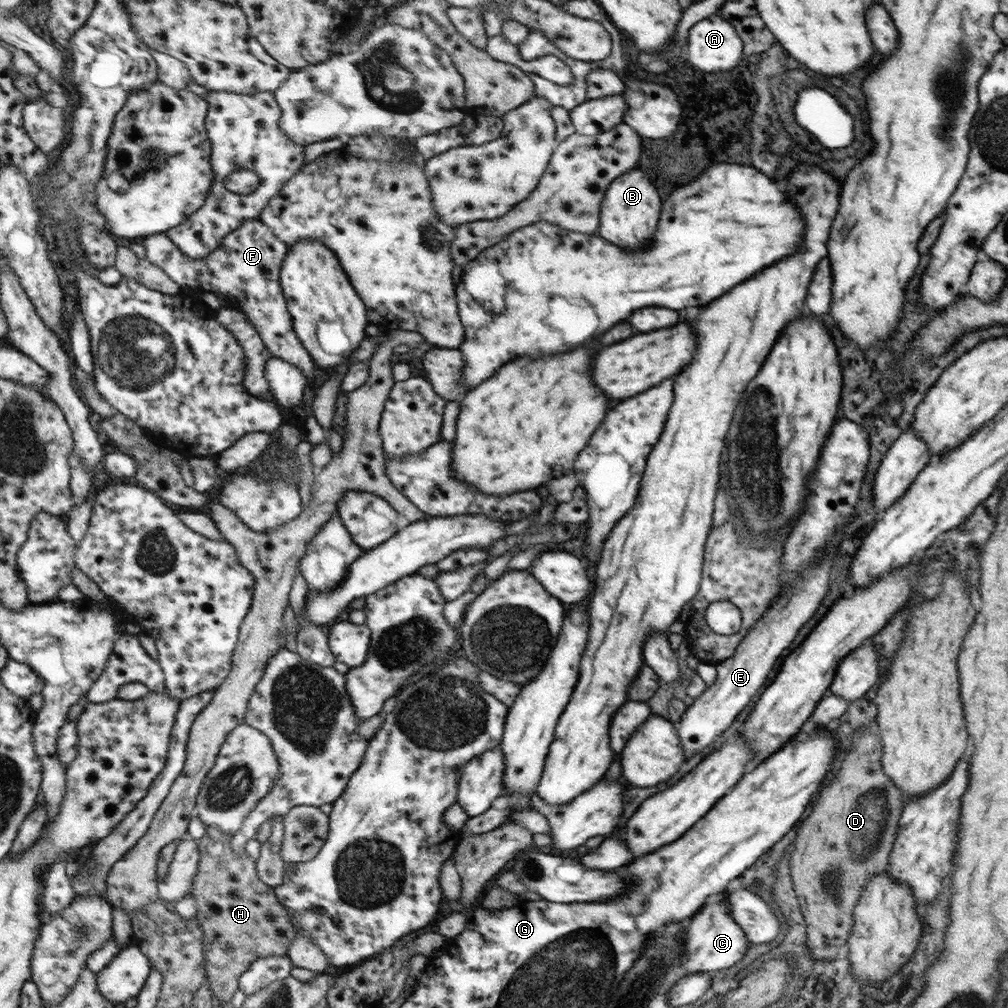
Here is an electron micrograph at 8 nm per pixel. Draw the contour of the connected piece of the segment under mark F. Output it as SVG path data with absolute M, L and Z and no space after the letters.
M256 218L247 220L237 231L225 237L221 247L204 260L203 264L200 260L188 256L168 233L146 237L144 245L147 258L161 266L185 289L193 288L205 293L215 292L231 297L231 302L237 308L249 314L272 354L298 366L312 384L316 376L317 361L297 331L289 299L282 286L282 271L291 245L283 241L269 224Z

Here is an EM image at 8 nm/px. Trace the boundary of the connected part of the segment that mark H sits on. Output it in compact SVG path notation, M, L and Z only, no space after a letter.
M207 827L206 835L200 840L202 862L197 881L190 897L199 900L198 921L205 930L207 952L208 985L216 997L223 1002L232 1002L241 988L241 978L254 966L259 958L267 956L286 956L297 939L298 930L290 920L288 909L281 903L279 889L262 881L257 870L257 862L248 854L238 855L234 849L234 834L228 834L219 827Z

